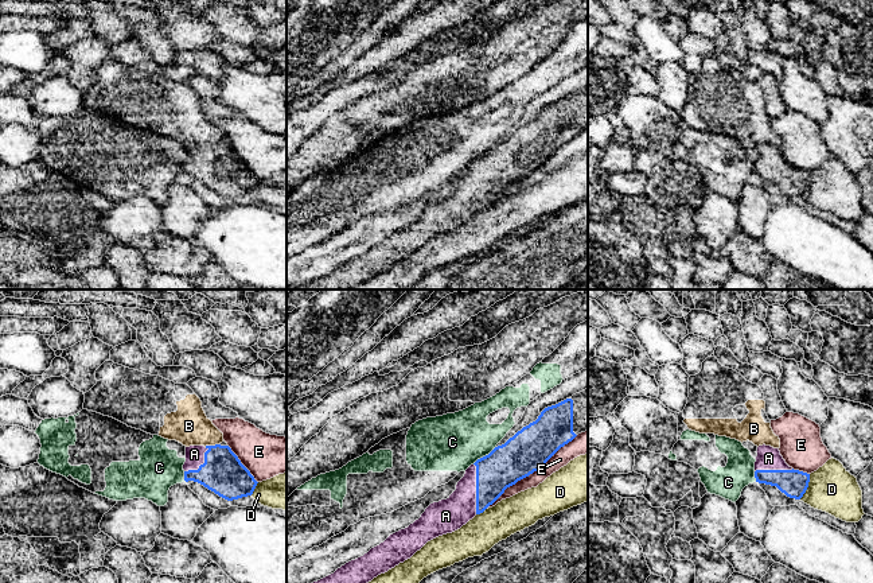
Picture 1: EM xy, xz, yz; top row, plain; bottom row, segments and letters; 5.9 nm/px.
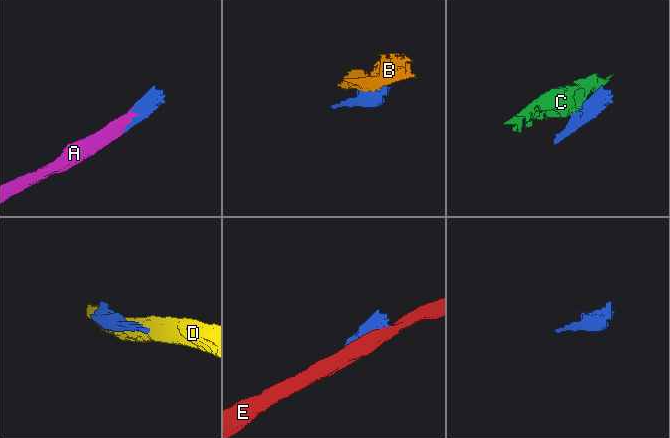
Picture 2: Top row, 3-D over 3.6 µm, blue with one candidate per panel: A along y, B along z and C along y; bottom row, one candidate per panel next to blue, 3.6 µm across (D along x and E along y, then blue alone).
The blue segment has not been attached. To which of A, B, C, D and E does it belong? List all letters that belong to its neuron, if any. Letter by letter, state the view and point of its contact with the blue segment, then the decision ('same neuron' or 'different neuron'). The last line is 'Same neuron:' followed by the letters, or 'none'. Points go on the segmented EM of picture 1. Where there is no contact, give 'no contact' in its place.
A: xz (476, 489) | same neuron
B: xy (211, 446) | different neuron
C: xz (483, 457) | different neuron
D: yz (807, 486) | different neuron
E: xz (532, 473) | different neuron
Same neuron: A

